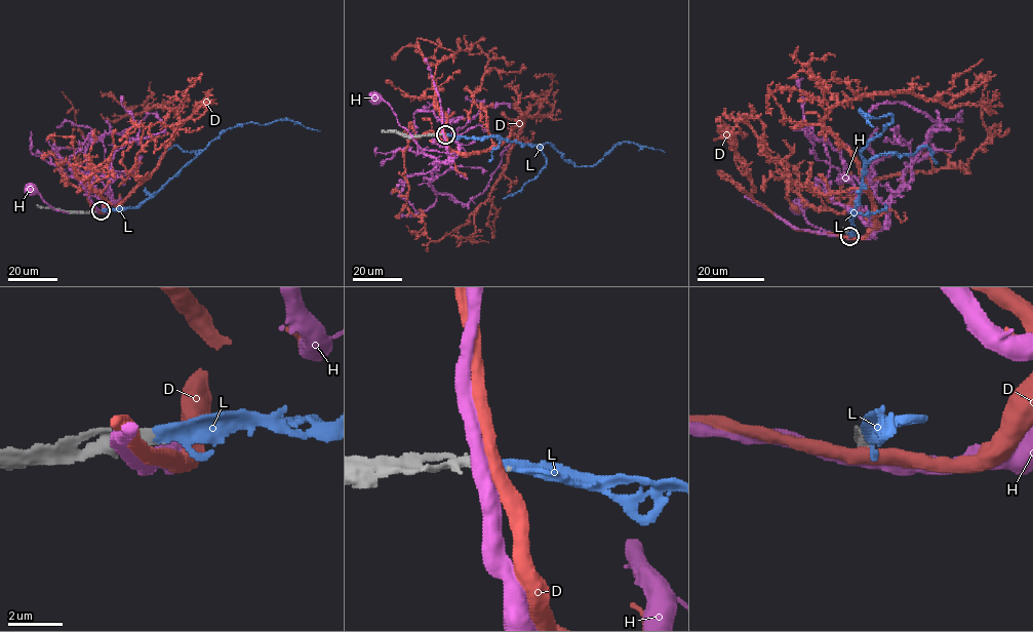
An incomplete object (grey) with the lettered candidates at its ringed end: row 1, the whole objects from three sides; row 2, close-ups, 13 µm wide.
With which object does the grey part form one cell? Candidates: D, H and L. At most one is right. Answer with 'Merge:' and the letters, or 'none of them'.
Merge: L

